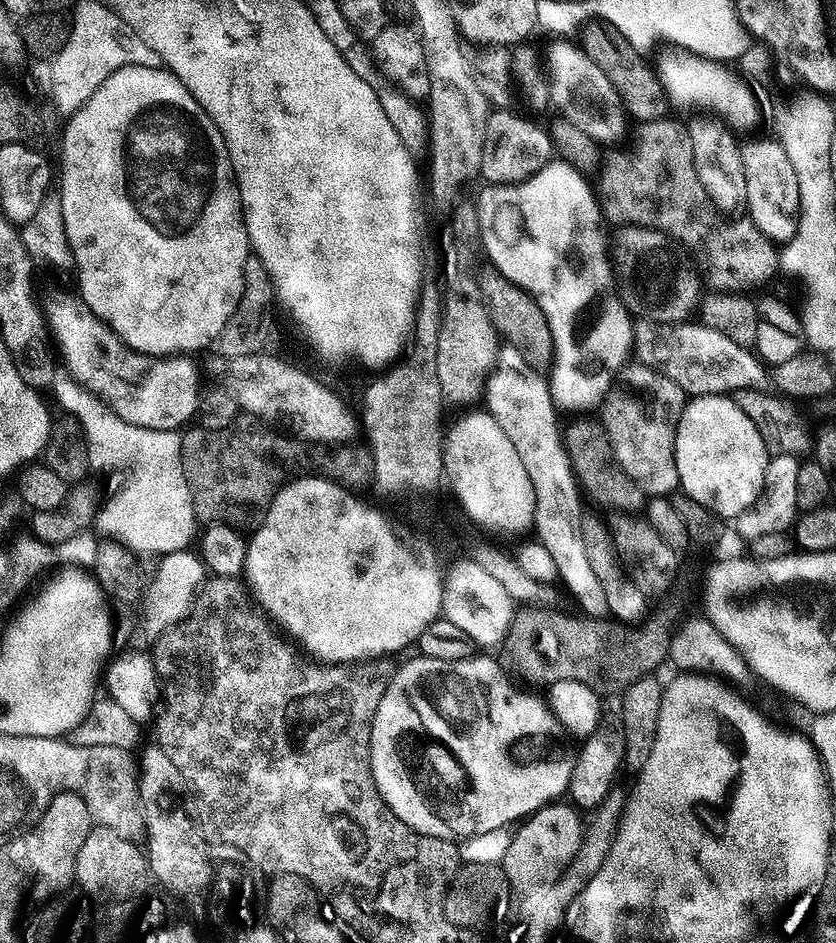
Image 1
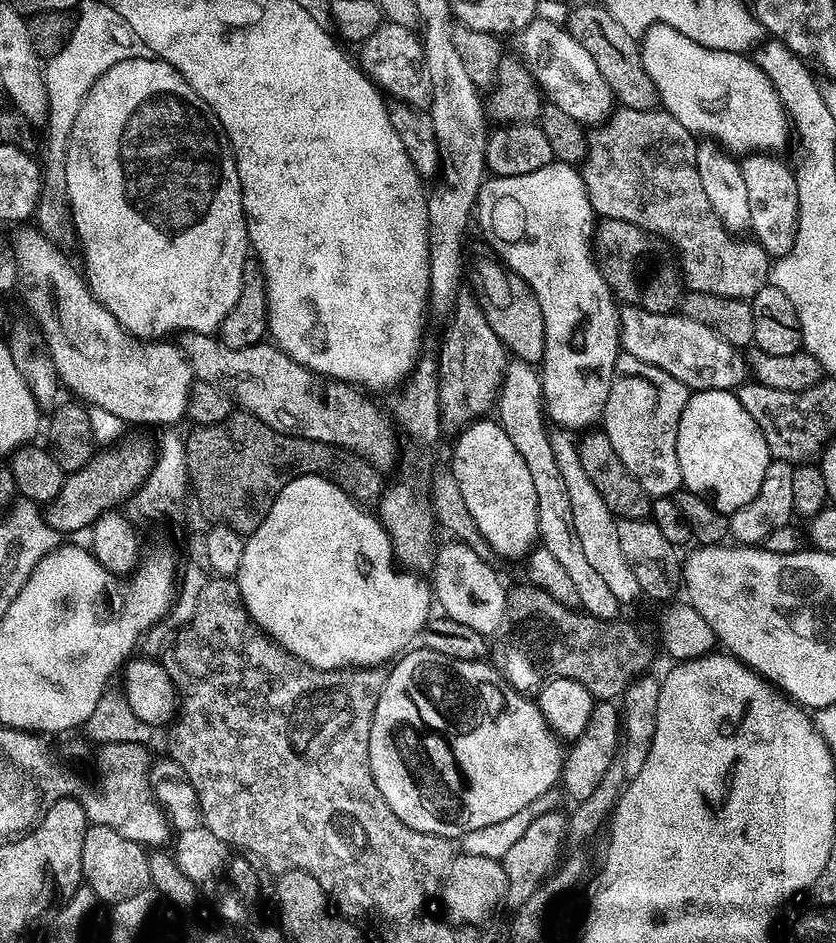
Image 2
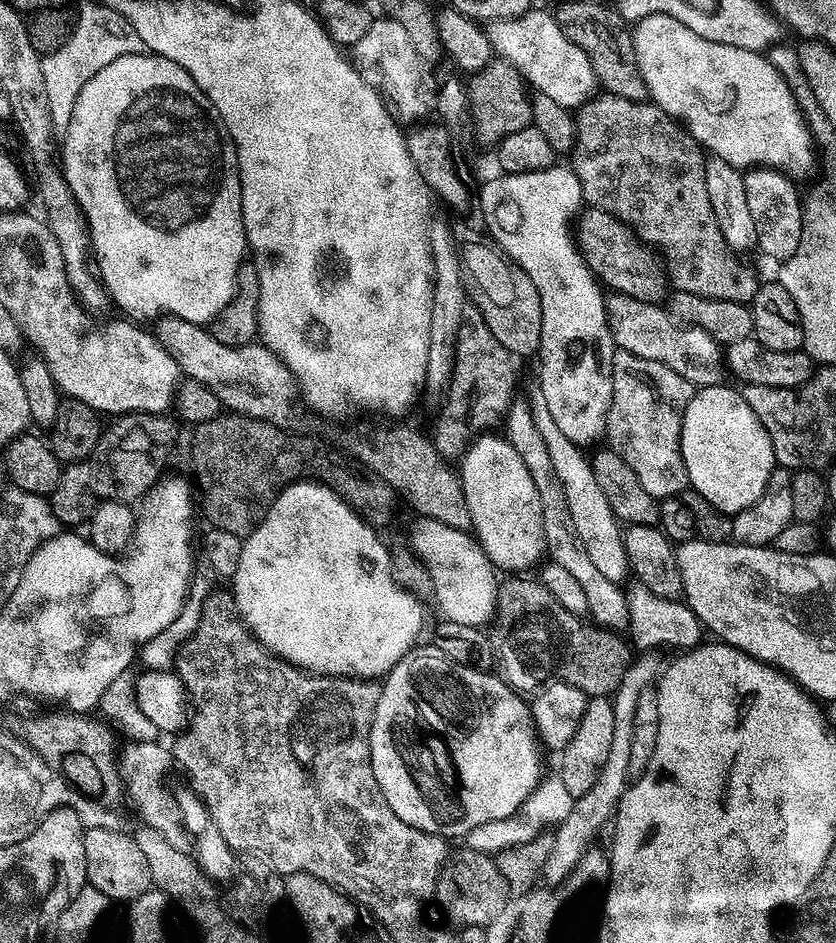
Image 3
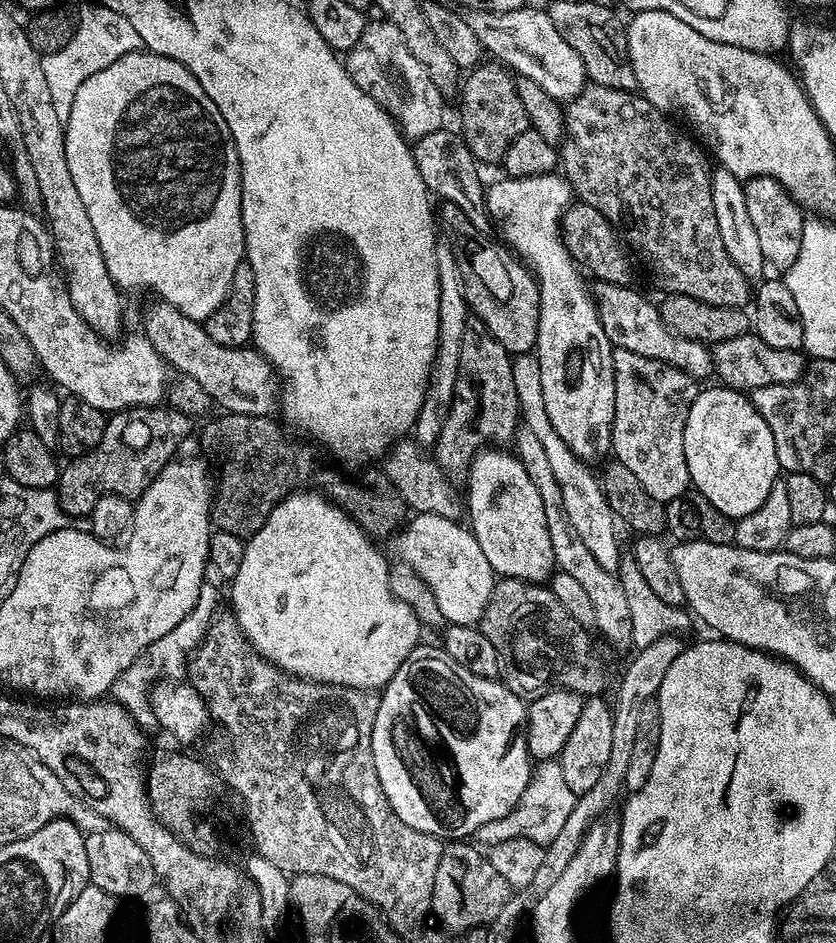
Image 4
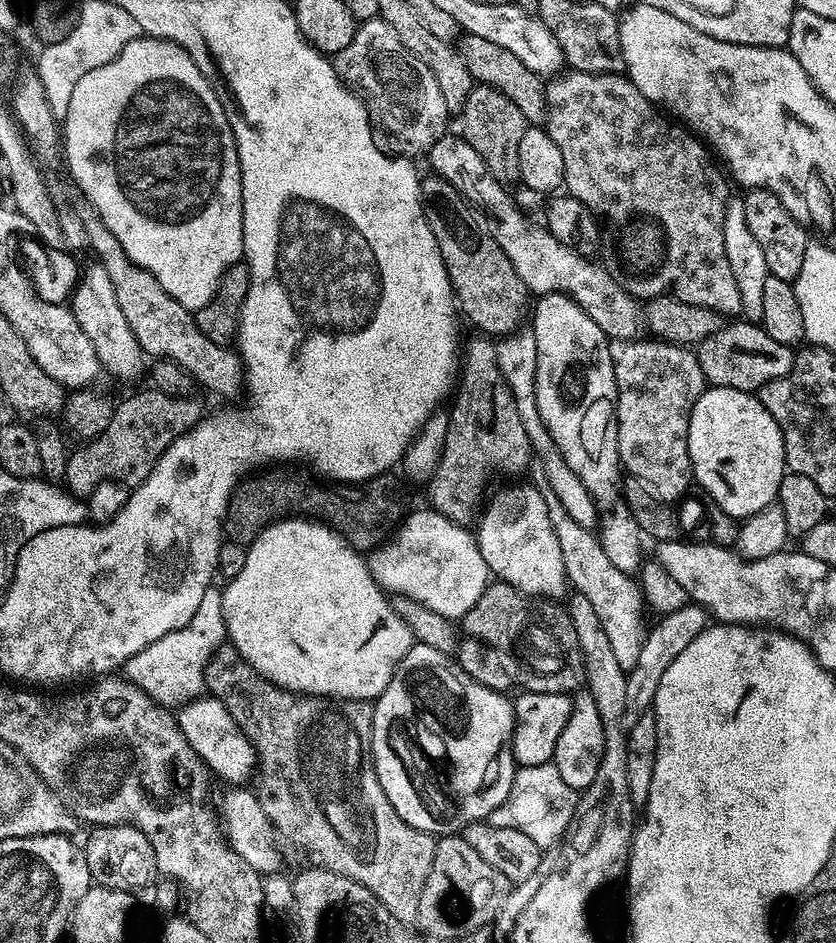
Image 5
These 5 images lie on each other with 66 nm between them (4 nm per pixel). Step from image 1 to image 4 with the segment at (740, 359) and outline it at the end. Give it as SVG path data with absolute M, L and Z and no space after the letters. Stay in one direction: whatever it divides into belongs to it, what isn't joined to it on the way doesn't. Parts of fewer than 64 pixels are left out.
M600 281L593 285L592 293L596 301L596 312L613 347L631 350L634 354L673 364L698 382L703 381L703 376L711 377L714 372L712 348L700 343L699 340L688 340L676 332L671 332L662 322L659 307L655 303L651 304L646 297L634 289L635 287L631 285Z

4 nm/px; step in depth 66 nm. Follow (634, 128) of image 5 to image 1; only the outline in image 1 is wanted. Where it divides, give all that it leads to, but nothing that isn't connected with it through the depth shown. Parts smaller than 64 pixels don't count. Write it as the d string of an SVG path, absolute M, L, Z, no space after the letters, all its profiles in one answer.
M665 118L657 120L653 124L640 124L638 130L640 130L640 141L636 146L636 158L634 160L620 160L617 164L612 164L608 168L608 172L604 173L600 182L600 188L598 184L598 196L601 209L604 213L605 221L616 223L616 226L635 226L638 228L653 228L658 230L662 234L666 234L668 239L675 242L681 249L687 250L692 259L696 261L703 279L706 281L709 289L718 292L738 292L748 289L747 287L756 279L762 280L765 277L770 277L775 271L780 268L780 248L772 241L772 239L764 234L762 230L758 228L756 223L747 218L741 218L741 220L731 220L731 215L725 214L717 207L715 201L710 198L710 194L706 192L706 186L702 186L701 179L698 178L698 170L694 168L694 146L690 142L690 134L687 127L683 123L680 124L673 118Z

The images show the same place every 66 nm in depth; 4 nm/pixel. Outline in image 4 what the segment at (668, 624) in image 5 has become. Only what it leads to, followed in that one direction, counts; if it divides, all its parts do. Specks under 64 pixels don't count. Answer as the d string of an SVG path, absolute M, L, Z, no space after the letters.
M679 635L663 636L657 642L639 649L627 666L618 686L618 702L613 707L613 745L610 746L610 757L606 769L602 772L602 778L594 782L594 786L585 795L577 797L574 809L566 818L558 837L551 840L546 846L542 866L538 866L538 874L534 874L532 888L542 894L554 881L560 877L562 870L570 864L570 859L578 850L581 840L588 831L590 825L598 817L603 816L613 805L619 792L623 791L623 782L626 776L627 763L630 762L631 748L634 746L635 731L638 730L638 713L643 702L651 700L659 692L662 678L666 678L666 670L670 670L670 662L678 658L686 647L685 641Z

